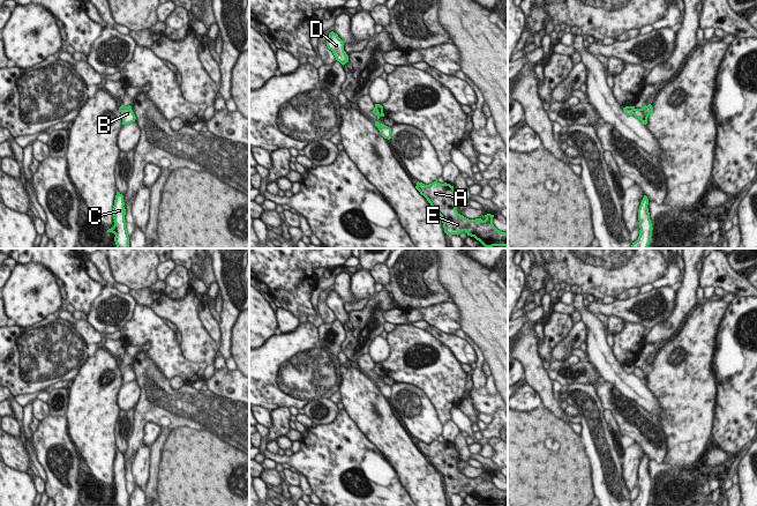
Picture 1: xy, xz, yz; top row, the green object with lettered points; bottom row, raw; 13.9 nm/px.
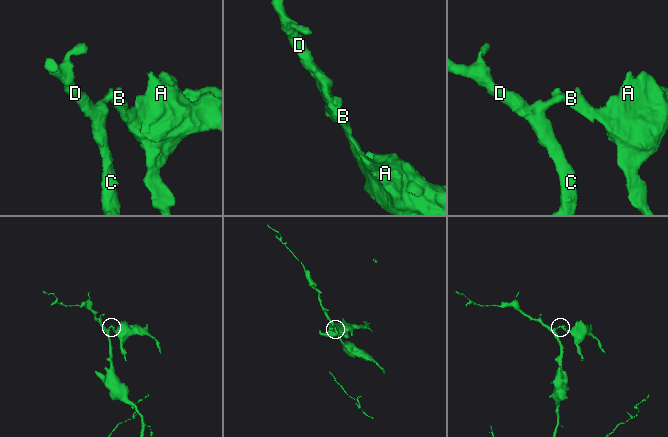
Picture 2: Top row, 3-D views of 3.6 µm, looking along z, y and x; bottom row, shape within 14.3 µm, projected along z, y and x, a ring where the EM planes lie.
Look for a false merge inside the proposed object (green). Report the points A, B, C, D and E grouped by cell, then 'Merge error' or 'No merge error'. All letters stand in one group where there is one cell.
Groups: A B E / C D. Merge error

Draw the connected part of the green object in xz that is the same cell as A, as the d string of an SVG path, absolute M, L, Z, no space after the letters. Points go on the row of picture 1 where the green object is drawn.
M418 181L415 188L441 216L447 235L458 236L460 232L465 231L467 236L474 237L485 247L508 247L508 233L494 226L494 215L485 215L485 221L481 218L469 219L457 211L460 196L450 184L434 181L429 185L425 185Z

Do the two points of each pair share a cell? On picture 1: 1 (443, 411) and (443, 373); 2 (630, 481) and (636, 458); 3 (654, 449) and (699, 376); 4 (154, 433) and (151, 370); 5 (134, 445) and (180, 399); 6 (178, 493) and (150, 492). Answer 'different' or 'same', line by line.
1: same
2: same
3: different
4: different
5: same
6: different

